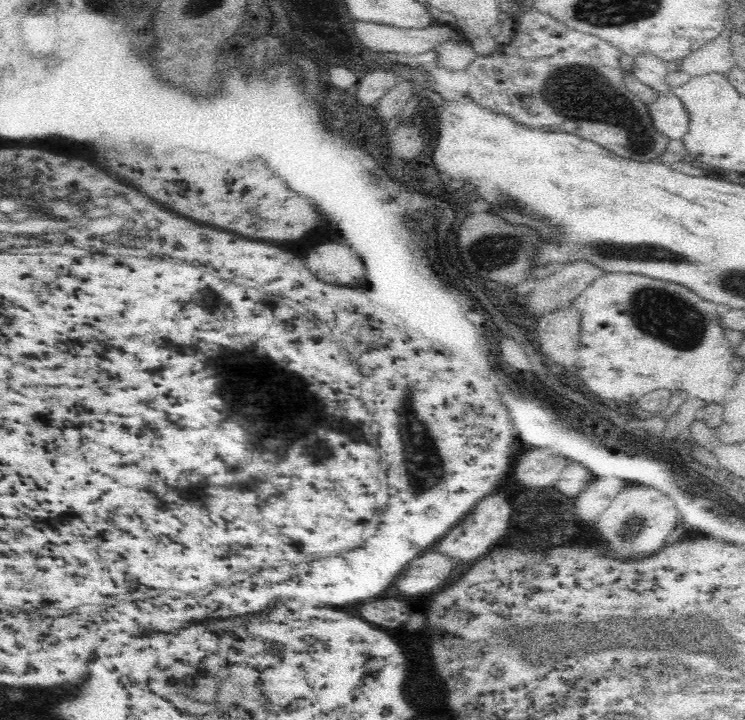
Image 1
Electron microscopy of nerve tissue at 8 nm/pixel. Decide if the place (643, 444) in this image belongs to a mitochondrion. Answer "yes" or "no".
no

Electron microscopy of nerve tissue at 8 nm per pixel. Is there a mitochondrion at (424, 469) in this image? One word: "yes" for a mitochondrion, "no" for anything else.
yes

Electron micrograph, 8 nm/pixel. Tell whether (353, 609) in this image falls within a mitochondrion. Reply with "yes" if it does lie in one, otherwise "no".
no

